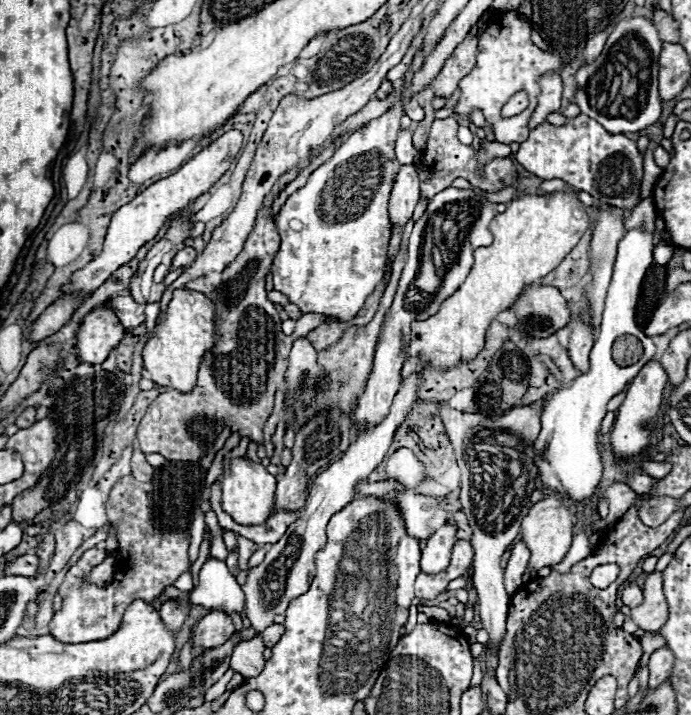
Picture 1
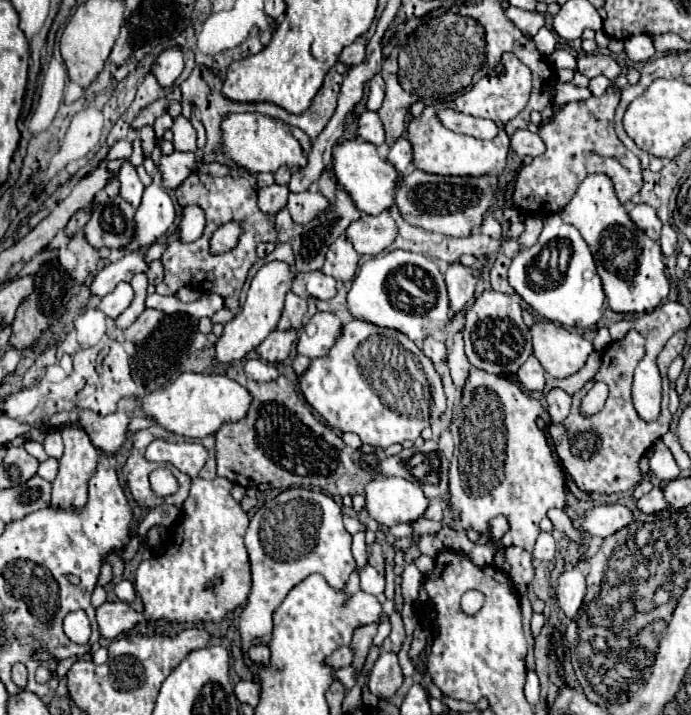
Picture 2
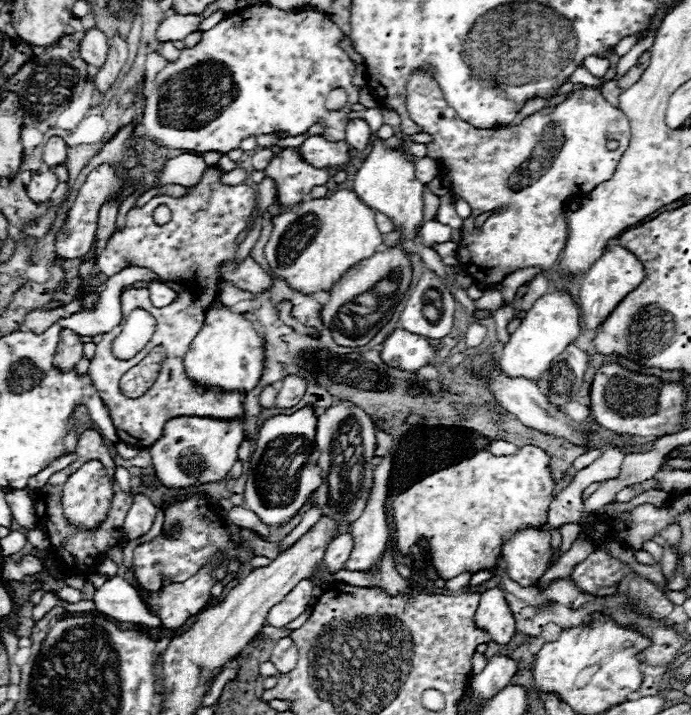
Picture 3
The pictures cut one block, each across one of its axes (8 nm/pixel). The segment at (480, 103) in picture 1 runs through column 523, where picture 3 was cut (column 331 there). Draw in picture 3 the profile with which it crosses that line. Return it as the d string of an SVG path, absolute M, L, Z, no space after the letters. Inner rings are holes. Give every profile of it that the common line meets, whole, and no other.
M262 2L234 12L214 28L202 32L202 40L194 48L182 50L176 62L168 62L166 68L156 74L146 96L142 118L144 132L150 140L168 148L226 154L232 148L238 148L246 136L268 132L298 136L320 122L326 128L324 138L340 142L344 140L344 130L350 122L346 116L360 98L358 88L352 84L356 64L350 60L348 52L342 50L342 38L342 30L330 16L312 8L280 10L278 6ZM334 88L344 88L348 92L348 104L338 112L328 112L324 100Z

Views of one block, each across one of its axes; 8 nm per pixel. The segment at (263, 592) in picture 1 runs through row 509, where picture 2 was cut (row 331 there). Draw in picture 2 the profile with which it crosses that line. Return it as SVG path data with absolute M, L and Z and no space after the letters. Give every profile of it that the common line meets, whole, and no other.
M318 312L300 330L296 346L298 354L308 358L326 356L326 352L334 346L334 340L338 340L338 336L342 336L342 322L330 312Z

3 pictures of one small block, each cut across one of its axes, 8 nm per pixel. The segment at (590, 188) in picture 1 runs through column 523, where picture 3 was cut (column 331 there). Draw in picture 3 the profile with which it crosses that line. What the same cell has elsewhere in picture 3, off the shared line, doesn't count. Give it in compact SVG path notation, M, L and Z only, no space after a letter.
M312 136L306 138L300 146L298 146L300 158L306 164L312 164L314 168L328 168L328 166L336 166L336 168L344 168L350 162L350 146L346 142L328 142L322 136Z

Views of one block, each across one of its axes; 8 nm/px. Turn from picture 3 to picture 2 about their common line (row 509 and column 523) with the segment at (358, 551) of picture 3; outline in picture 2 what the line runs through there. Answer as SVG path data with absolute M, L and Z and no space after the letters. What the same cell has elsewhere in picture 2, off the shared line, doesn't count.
M530 356L524 364L522 364L522 368L518 370L518 380L520 380L520 384L526 388L526 390L530 390L530 392L542 392L544 390L544 368L542 368L542 364L534 358L534 356Z

